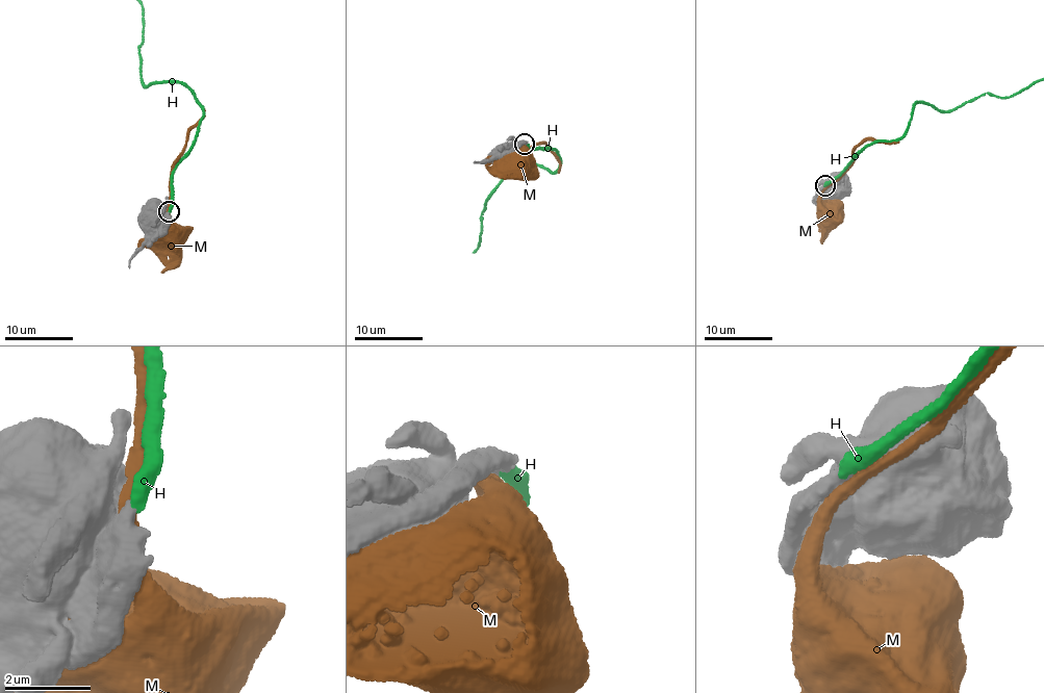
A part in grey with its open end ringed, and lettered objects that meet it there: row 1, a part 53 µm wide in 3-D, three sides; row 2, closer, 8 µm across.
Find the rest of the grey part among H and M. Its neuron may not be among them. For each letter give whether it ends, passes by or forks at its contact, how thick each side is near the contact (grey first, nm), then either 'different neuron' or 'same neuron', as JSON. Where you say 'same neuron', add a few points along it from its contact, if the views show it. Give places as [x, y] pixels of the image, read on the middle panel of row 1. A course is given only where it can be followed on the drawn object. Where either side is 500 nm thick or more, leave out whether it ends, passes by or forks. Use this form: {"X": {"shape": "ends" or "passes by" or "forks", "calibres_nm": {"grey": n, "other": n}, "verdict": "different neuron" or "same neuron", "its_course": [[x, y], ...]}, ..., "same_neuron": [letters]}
{"H": {"shape": "ends", "calibres_nm": {"grey": 480, "other": 360}, "verdict": "same neuron"}, "M": {"calibres_nm": {"grey": 750, "other": 360}, "verdict": "different neuron"}, "same_neuron": ["H"]}

